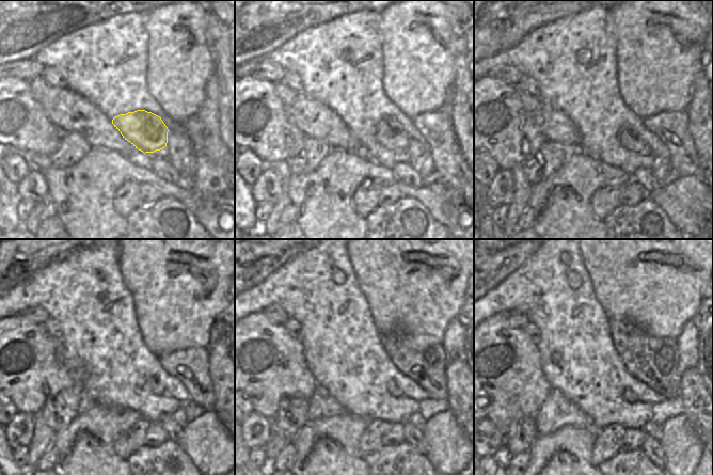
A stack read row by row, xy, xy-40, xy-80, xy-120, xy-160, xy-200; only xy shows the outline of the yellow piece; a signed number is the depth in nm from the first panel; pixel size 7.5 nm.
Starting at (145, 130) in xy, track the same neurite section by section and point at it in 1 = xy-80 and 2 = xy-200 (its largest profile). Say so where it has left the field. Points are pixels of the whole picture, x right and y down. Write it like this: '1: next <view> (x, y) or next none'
1: next xy-80 (629, 140)
2: next xy-200 (630, 396)

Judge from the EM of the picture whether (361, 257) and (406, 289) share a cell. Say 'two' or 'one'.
one

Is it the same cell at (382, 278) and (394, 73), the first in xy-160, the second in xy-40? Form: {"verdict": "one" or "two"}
{"verdict": "one"}

